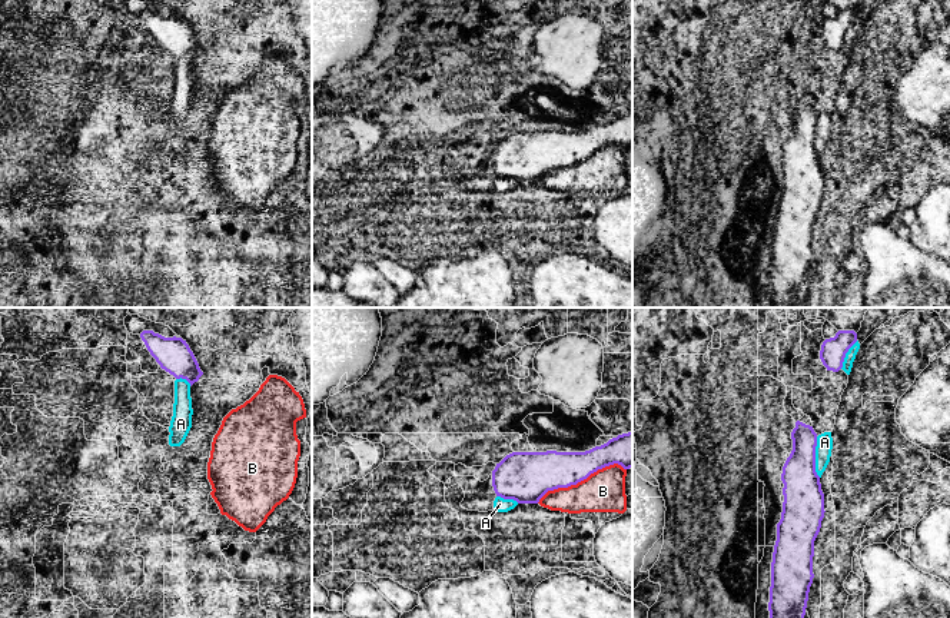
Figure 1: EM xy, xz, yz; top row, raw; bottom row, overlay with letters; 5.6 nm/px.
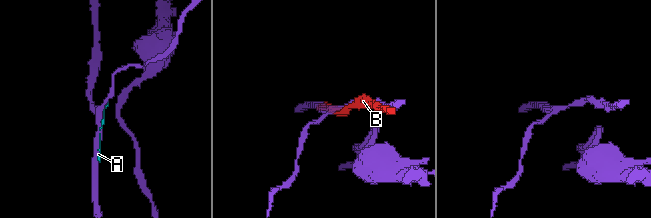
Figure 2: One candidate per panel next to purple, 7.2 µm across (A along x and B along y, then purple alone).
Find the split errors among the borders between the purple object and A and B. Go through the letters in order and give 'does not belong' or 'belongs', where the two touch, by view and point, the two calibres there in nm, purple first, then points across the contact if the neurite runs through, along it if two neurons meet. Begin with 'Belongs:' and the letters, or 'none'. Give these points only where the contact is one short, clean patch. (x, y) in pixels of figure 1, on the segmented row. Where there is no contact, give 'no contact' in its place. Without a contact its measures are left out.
Belongs: none
A: does not belong | yz (814, 457) | 220/100 nm
B: does not belong | xz (581, 479) | 240/240 nm

